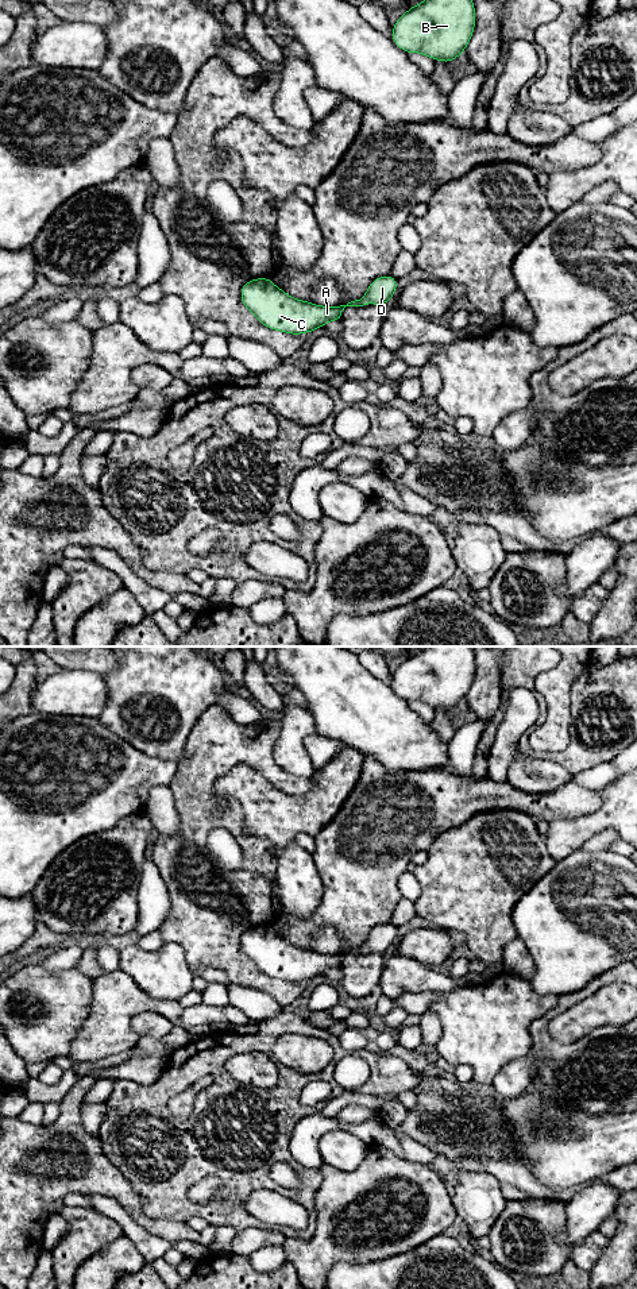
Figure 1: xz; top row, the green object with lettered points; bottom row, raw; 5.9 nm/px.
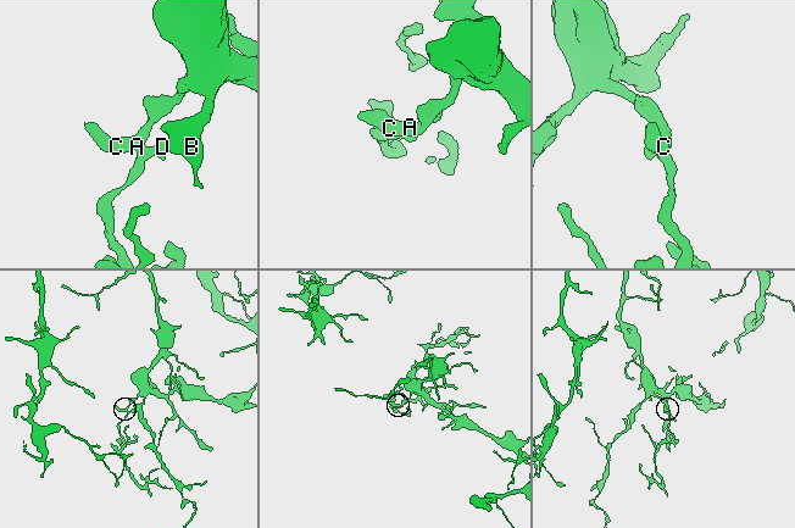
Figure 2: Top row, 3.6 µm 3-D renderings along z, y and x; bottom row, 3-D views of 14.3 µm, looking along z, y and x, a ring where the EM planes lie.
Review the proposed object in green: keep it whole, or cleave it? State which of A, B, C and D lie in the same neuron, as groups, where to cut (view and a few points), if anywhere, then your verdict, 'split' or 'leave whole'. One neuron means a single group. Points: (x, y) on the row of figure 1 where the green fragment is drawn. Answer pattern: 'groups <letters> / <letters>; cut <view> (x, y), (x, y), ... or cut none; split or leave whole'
groups A B C / D; cut xz (338, 307), (342, 315); split

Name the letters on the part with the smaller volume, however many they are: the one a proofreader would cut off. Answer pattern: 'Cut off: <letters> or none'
Cut off: D

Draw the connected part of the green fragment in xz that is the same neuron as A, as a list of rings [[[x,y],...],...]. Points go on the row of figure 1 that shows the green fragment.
[[[270,277],[246,282],[240,300],[260,324],[292,335],[309,333],[343,317],[339,306],[320,306],[290,297],[277,287]]]

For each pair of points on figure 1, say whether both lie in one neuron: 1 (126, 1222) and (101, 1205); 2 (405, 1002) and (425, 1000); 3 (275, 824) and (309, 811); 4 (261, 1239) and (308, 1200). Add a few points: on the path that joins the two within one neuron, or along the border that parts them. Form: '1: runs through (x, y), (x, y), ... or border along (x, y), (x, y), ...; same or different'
1: runs through (120, 1216), (107, 1205); same
2: runs through (410, 1002), (420, 1002); same
3: runs through (284, 817), (301, 814); same
4: border along (238, 1231), (257, 1227), (275, 1230), (286, 1237); different

